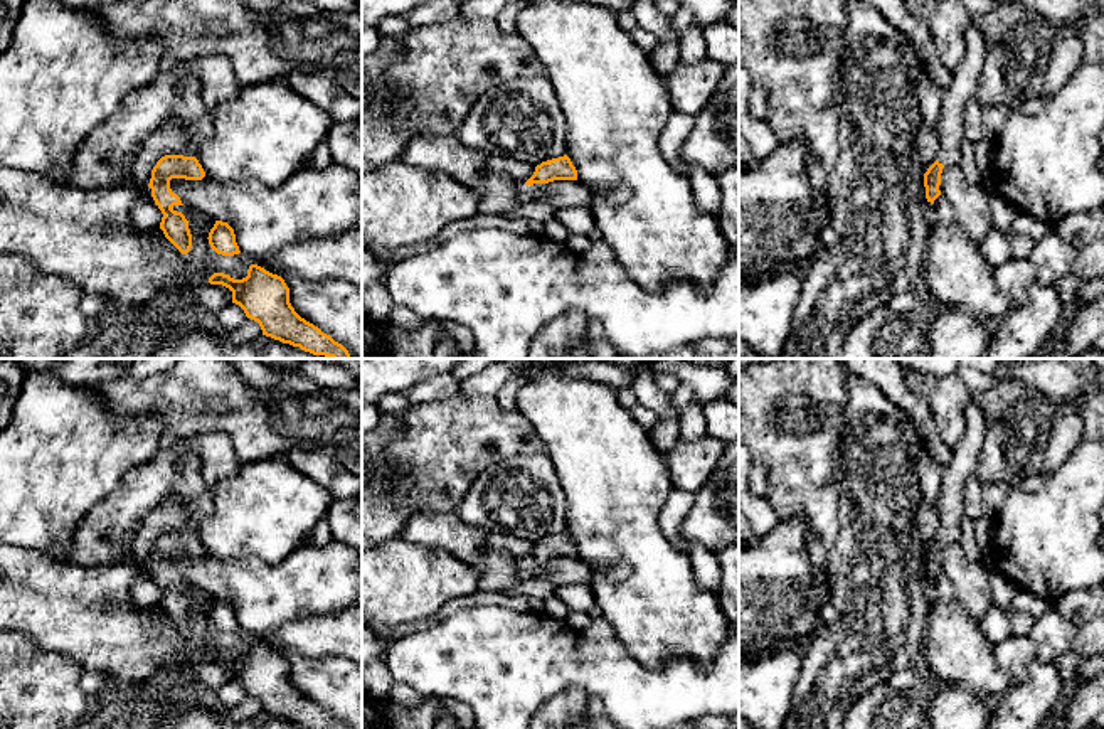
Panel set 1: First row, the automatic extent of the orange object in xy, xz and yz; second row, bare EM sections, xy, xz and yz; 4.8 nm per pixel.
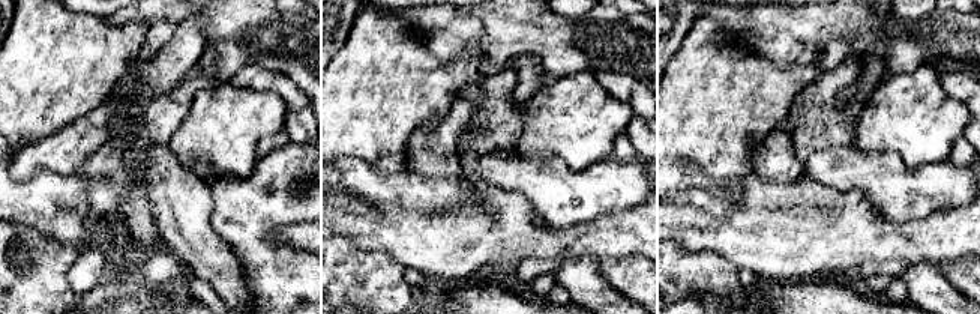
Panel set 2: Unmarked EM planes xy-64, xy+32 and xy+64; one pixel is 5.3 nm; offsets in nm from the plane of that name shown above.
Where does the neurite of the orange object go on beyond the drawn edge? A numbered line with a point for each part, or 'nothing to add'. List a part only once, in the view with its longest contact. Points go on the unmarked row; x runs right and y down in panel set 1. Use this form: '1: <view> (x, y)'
1: xy (189, 487)

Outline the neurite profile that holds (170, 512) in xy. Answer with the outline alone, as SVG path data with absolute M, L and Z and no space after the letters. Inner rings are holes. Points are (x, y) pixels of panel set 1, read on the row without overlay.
M177 497L165 498L141 519L130 547L123 551L121 557L140 571L131 594L136 606L145 608L160 603L163 591L155 581L151 566L148 564L151 547L162 534L170 532L175 525L183 525L187 517L187 505Z

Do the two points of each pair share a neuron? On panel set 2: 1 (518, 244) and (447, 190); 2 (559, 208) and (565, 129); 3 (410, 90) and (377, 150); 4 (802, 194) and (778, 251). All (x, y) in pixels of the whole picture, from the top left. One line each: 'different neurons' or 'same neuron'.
1: same neuron
2: different neurons
3: same neuron
4: same neuron

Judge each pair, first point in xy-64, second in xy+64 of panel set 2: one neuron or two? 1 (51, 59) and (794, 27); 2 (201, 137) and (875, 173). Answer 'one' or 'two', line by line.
1: two
2: two

